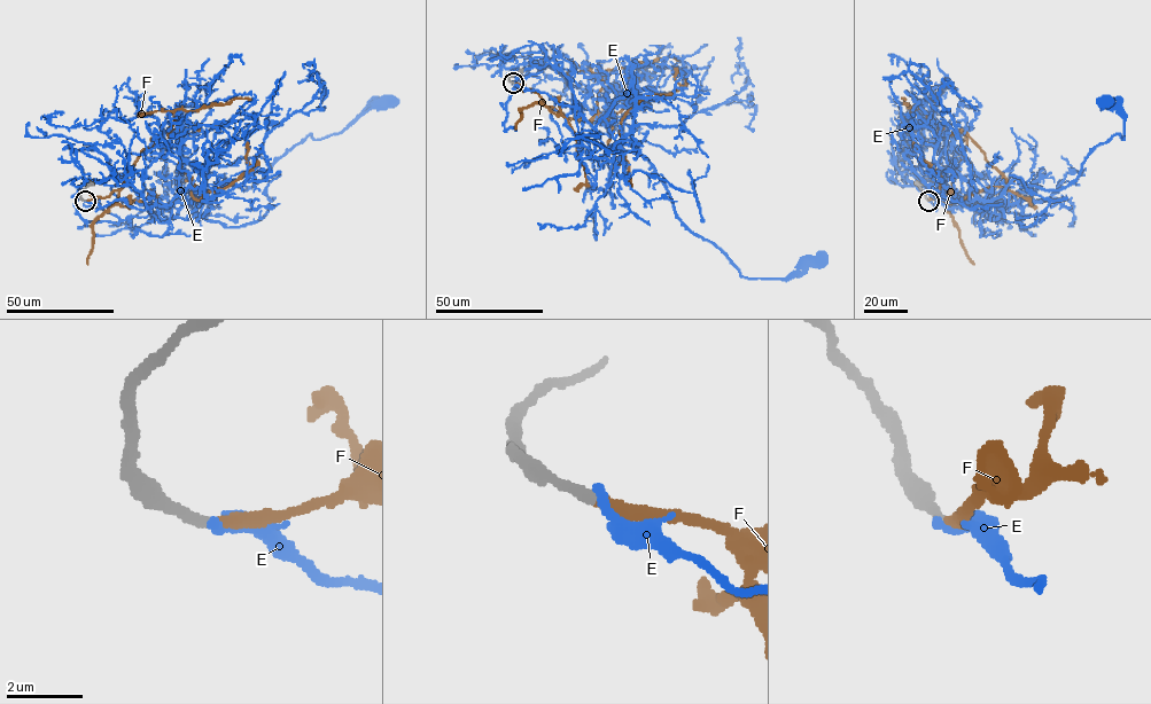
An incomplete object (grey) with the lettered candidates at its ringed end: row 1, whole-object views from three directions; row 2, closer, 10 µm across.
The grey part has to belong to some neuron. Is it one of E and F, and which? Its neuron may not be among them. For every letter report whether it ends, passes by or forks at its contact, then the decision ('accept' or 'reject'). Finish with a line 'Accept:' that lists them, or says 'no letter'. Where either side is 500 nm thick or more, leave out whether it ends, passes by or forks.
E: it ends; reject
F: it ends; accept
Accept: F

